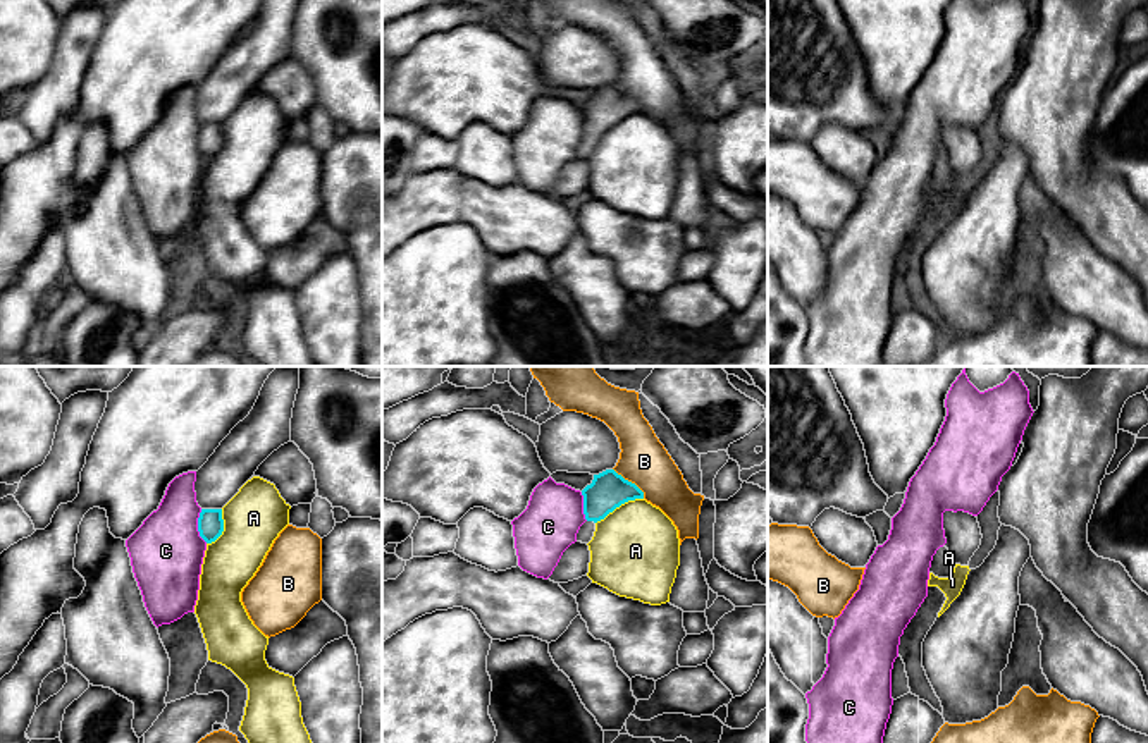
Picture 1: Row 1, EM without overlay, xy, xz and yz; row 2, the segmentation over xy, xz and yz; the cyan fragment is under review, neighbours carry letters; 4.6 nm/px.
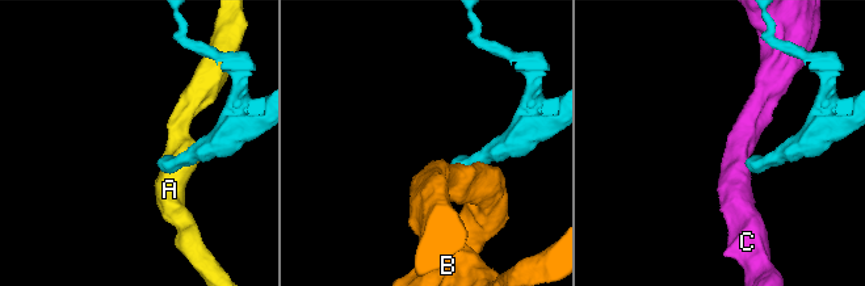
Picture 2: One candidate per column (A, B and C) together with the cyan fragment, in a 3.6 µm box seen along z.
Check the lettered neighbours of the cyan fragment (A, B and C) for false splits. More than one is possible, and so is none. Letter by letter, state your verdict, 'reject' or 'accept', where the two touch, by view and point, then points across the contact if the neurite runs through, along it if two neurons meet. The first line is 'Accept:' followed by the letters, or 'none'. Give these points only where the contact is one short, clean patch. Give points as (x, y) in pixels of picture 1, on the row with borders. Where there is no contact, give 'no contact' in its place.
Accept: none
A: reject | xz (618, 506) | along xz (642, 497), (622, 503), (596, 523)
B: reject | xz (630, 482)
C: reject | xy (198, 527)

